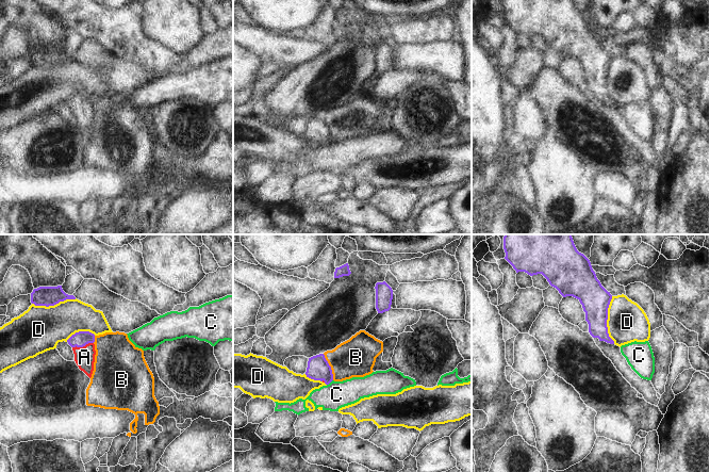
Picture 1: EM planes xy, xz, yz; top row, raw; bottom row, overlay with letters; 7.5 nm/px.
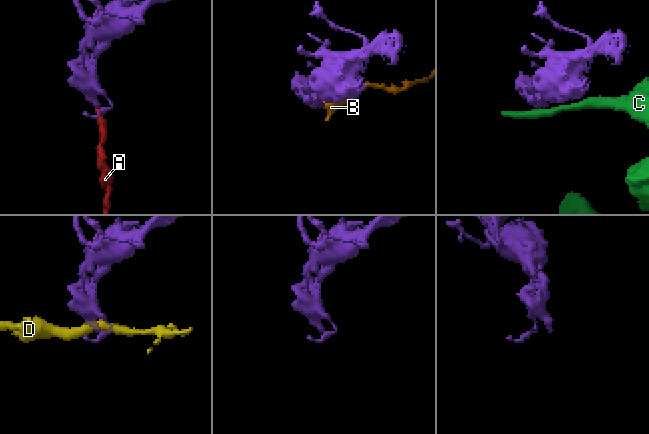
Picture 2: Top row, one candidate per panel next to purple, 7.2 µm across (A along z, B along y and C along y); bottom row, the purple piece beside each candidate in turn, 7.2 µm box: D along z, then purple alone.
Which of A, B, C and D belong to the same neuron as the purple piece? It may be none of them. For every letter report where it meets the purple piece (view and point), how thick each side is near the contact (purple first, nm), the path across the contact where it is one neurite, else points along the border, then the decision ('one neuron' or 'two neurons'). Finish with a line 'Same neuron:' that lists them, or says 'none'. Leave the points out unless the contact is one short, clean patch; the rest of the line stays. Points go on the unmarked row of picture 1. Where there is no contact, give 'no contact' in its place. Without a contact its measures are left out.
A: xy (82, 108) | 120/160 nm | across xy (80, 100), (82, 108), (84, 118) | one neuron
B: xz (330, 128) | 170/300 nm | along xz (323, 115), (330, 128), (333, 141) | two neurons
C: xz (329, 144) | 170/200 nm | along xz (332, 141), (327, 146) | two neurons
D: yz (607, 80) | 220/300 nm | two neurons
Same neuron: A

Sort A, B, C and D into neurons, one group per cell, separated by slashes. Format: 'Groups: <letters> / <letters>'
Groups: A / B / C / D.

